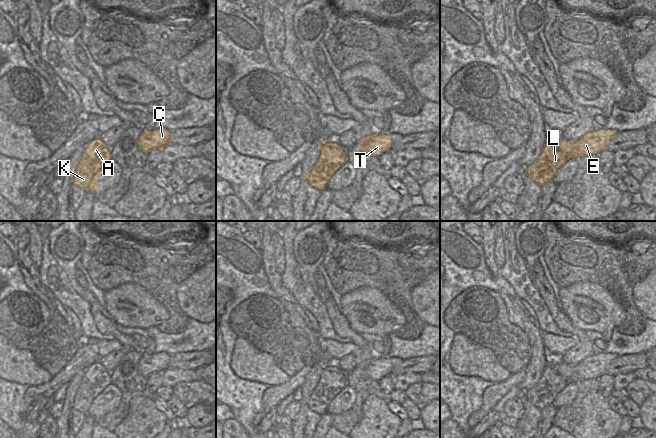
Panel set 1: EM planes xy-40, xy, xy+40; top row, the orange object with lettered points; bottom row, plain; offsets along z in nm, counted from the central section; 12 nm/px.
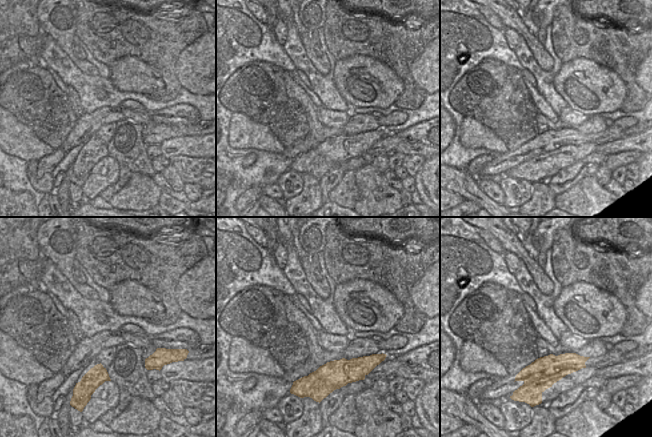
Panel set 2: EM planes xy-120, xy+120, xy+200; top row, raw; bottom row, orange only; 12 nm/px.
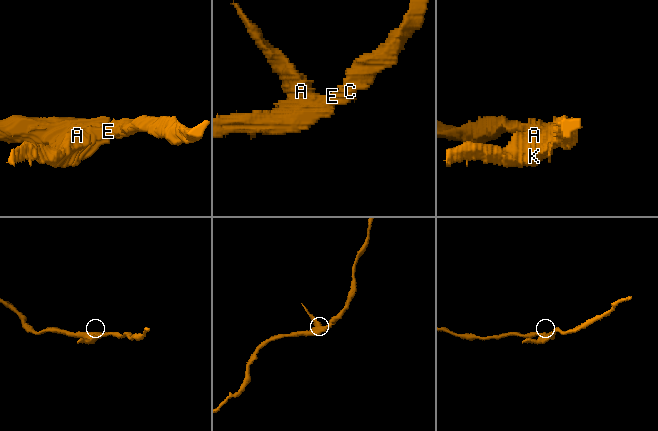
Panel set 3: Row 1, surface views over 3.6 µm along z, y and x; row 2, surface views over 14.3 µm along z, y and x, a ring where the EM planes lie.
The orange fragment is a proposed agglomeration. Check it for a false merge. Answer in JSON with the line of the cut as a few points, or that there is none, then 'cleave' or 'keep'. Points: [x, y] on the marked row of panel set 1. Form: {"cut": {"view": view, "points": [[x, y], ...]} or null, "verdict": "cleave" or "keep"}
{"cut": {"view": "xy+40", "points": [[550, 141], [558, 149], [571, 157]]}, "verdict": "cleave"}

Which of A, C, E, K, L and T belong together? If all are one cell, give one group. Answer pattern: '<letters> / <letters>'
A K L / C E T

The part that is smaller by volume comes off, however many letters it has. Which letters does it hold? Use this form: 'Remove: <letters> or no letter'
Remove: A, K, L

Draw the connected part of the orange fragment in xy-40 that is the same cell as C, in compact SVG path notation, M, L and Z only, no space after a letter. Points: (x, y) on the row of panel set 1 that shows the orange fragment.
M145 128L139 137L138 146L144 153L148 153L154 149L162 150L164 147L170 145L170 135L171 131L165 128L153 131Z

